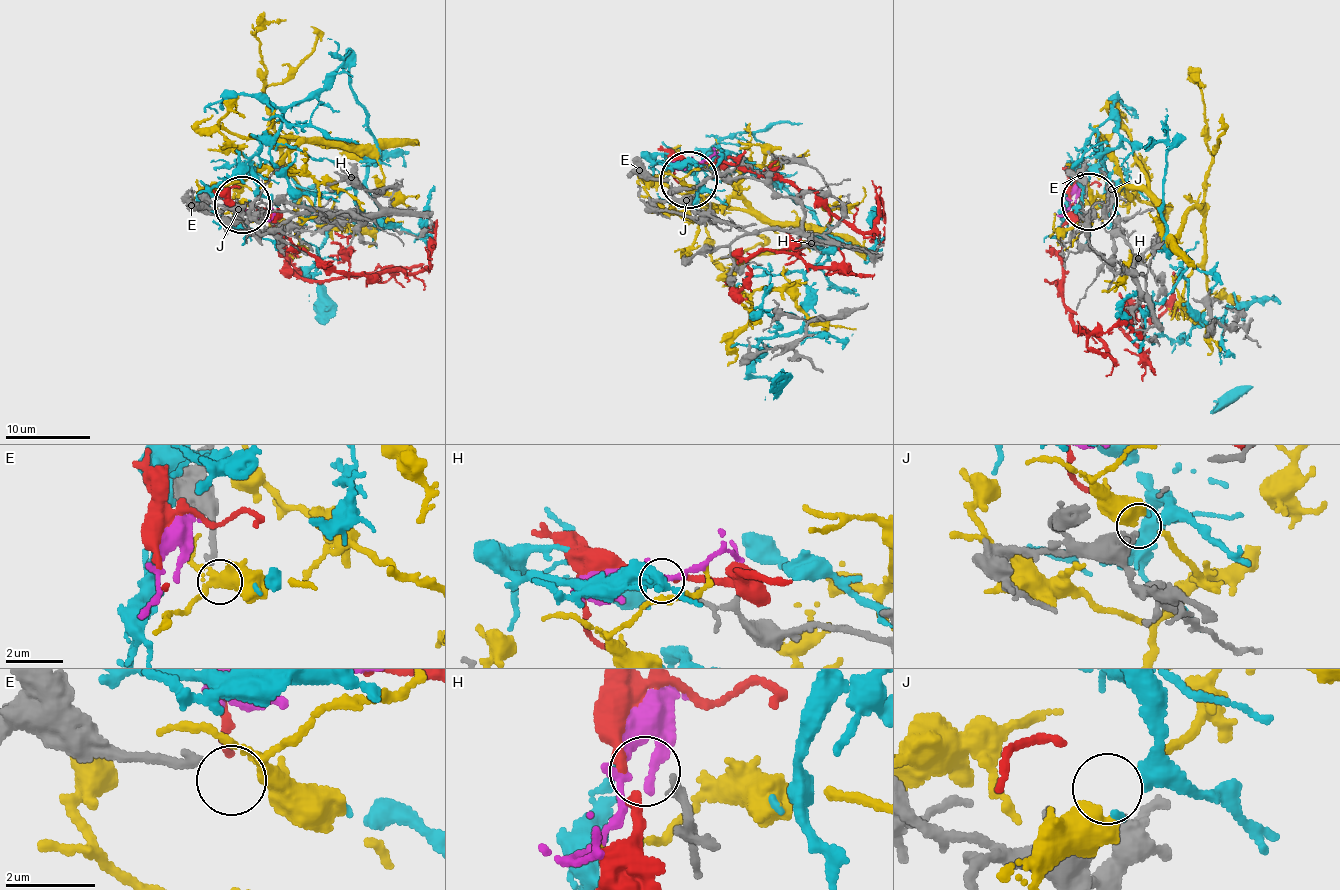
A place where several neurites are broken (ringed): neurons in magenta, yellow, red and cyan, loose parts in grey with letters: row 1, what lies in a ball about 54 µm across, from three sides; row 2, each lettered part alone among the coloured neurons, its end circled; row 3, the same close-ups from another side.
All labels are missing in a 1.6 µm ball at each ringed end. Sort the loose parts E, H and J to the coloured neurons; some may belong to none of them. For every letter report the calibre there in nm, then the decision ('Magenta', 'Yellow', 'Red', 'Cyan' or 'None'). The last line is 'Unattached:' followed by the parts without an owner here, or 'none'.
E: Thickness 200 nm. None
H: Thickness 170 nm. Magenta
J: Thickness 340 nm. Cyan
Unattached: E

